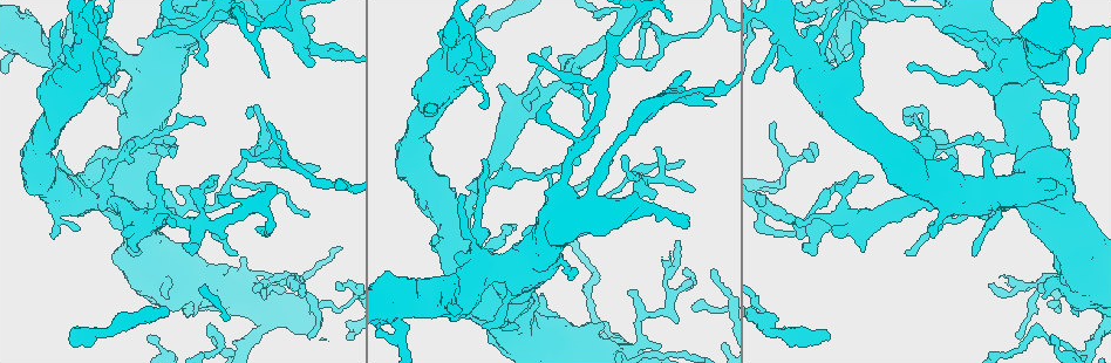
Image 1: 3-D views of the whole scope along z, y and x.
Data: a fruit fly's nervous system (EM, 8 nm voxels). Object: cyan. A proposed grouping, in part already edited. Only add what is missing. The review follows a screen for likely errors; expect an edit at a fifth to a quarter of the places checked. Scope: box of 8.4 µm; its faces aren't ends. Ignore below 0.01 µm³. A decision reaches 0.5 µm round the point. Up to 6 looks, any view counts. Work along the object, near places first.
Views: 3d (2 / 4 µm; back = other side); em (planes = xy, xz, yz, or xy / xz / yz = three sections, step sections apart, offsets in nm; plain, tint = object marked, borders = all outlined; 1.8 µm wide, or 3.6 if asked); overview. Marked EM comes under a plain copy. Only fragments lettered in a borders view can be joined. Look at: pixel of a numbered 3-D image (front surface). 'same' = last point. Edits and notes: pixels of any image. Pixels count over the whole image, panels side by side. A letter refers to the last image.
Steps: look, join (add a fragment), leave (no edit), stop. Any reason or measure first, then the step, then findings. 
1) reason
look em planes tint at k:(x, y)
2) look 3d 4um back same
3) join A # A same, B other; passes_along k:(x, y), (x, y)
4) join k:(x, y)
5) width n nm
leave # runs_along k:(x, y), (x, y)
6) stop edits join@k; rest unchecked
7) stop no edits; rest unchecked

free end
look em xy step 4 tint at 1:(972, 254)

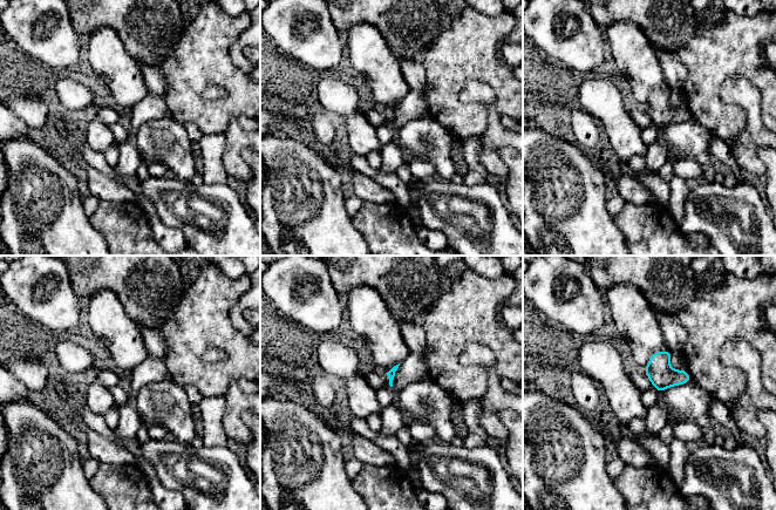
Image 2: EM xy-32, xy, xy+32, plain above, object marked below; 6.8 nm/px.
cut it another way
look em planes borders same

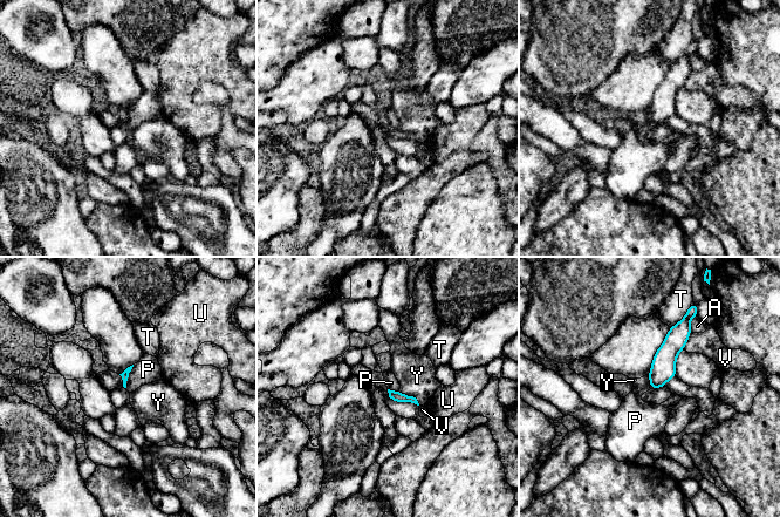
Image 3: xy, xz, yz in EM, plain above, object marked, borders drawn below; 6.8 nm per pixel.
leave # A other, P other, T other, U other, V other, Y other; runs_along 3:(686, 328), (666, 353), (652, 385); no lettered fragment goes on from it

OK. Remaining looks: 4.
an open end
look em planes borders at 1:(828, 333)

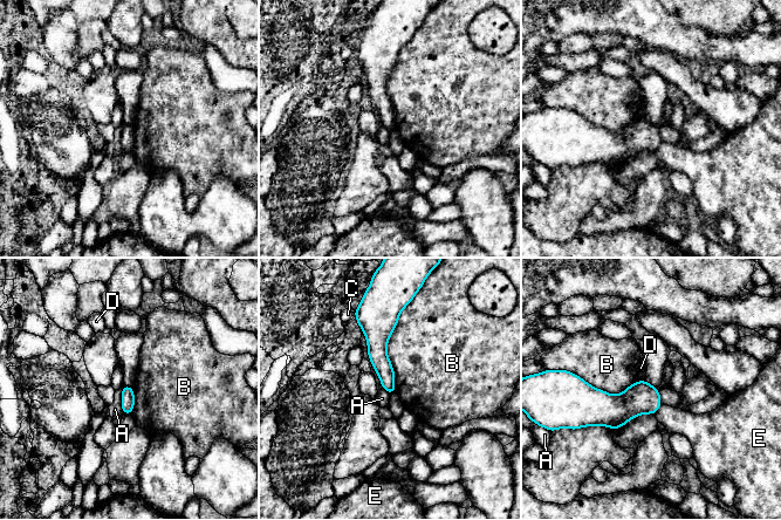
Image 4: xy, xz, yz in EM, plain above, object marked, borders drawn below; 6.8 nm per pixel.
leave # A other, B other, C other, D other, E other; runs_along 4:(384, 319), (379, 361), (391, 389); none of them fits

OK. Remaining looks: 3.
thin end
look em planes borders at 1:(205, 67)

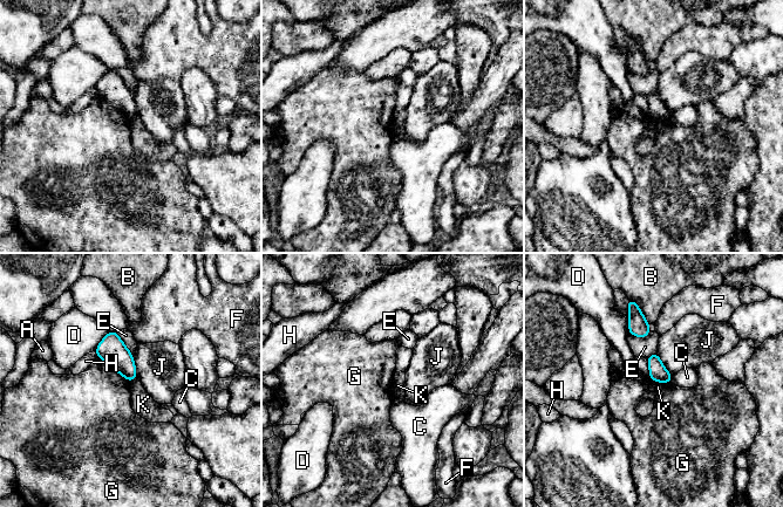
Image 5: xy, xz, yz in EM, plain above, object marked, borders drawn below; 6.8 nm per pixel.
longest_contact G 280 nm
leave # A other, B other, C other, D other, E other, F other, G other, H other, J other, K other; none of them fits

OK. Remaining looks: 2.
stop no edits; rest unchecked

